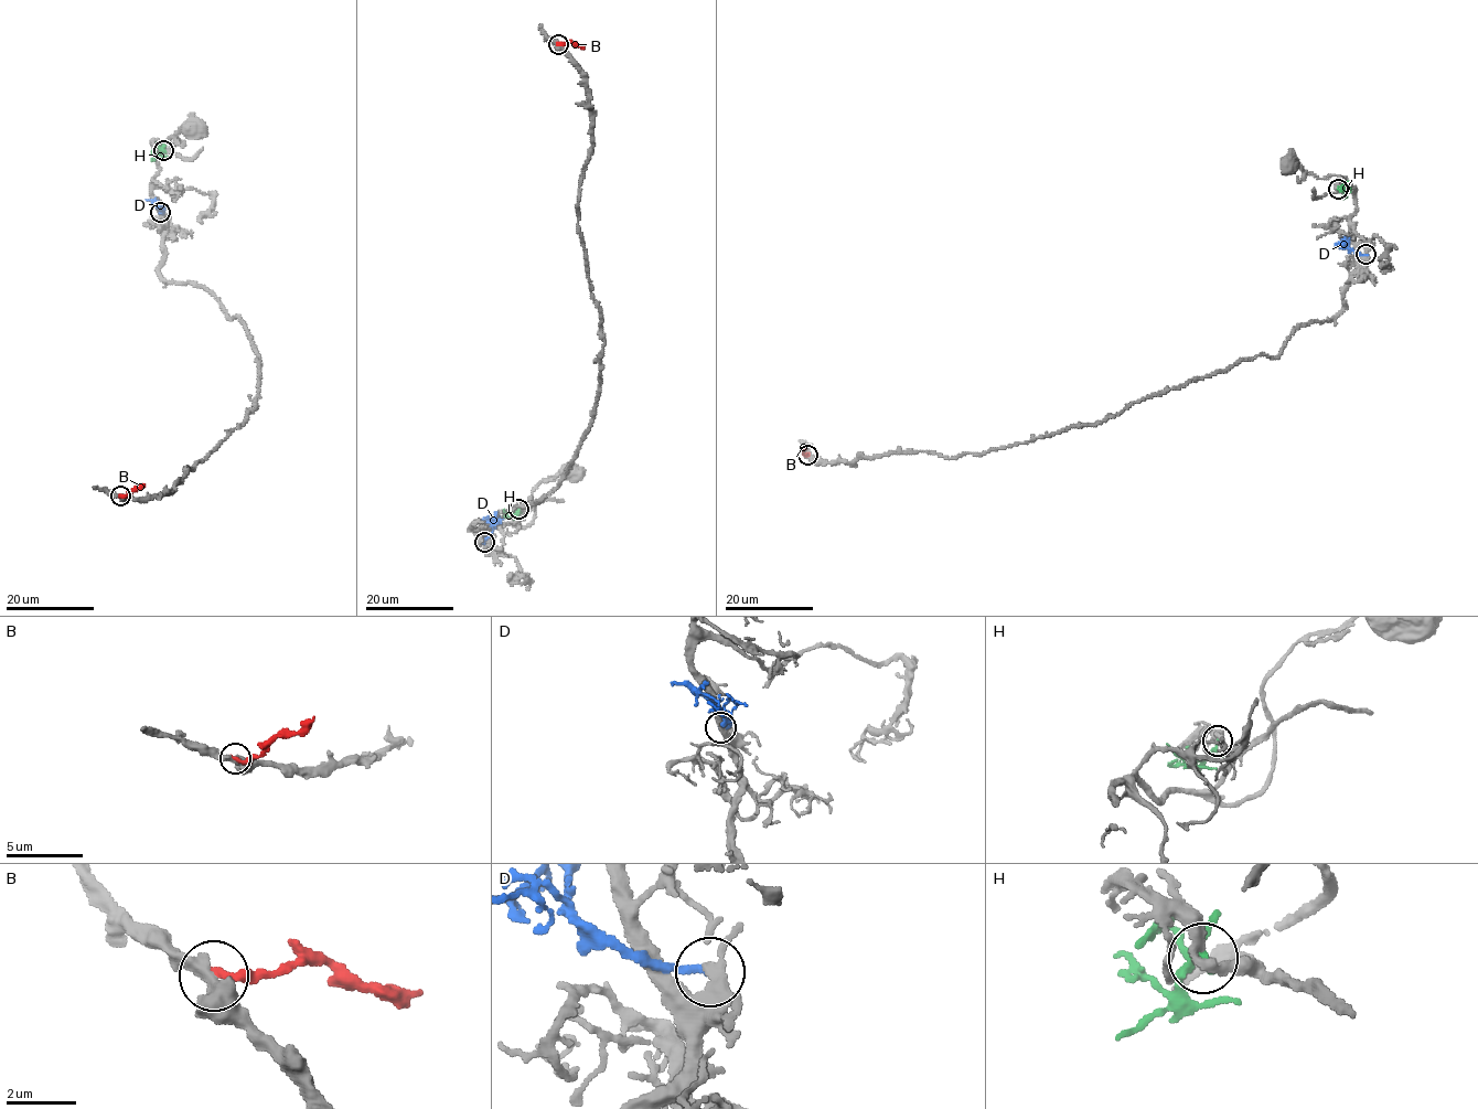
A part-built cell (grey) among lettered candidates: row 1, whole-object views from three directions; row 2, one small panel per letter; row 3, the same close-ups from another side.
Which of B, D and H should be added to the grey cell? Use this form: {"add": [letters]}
{"add": ["H"]}

